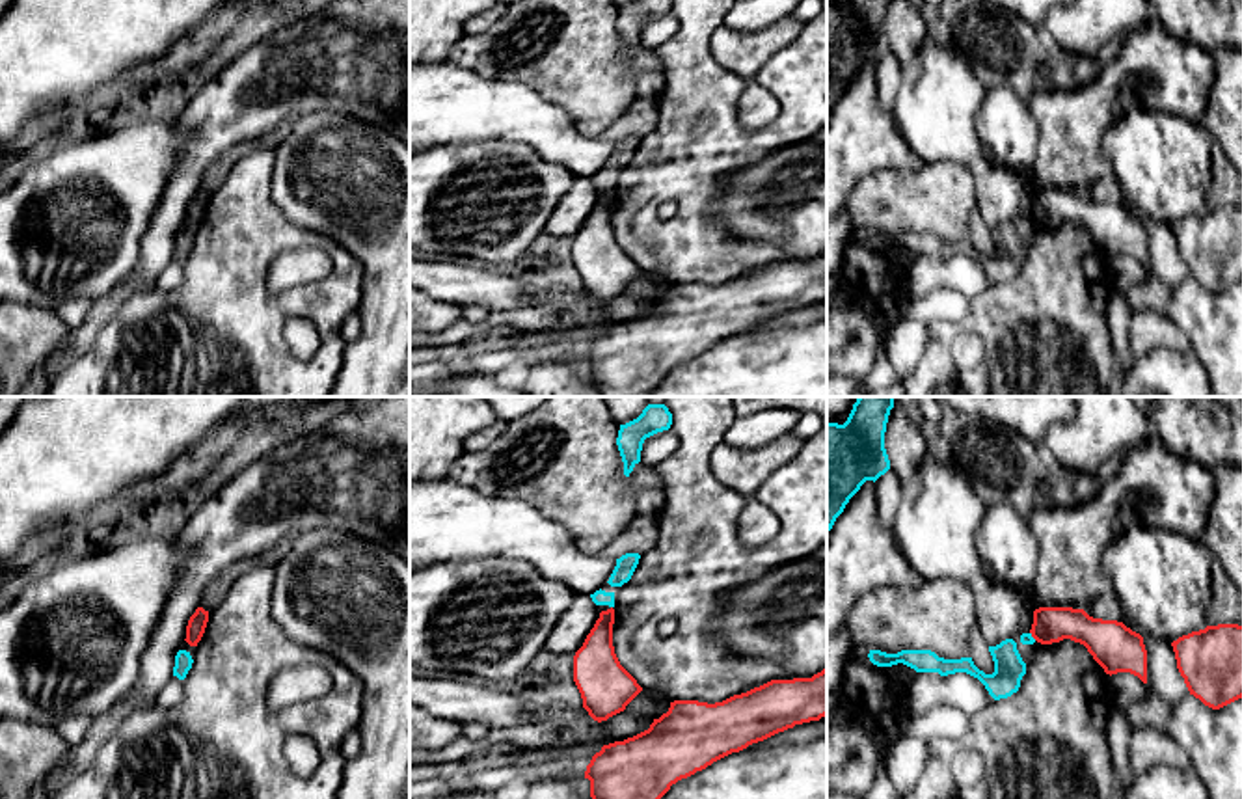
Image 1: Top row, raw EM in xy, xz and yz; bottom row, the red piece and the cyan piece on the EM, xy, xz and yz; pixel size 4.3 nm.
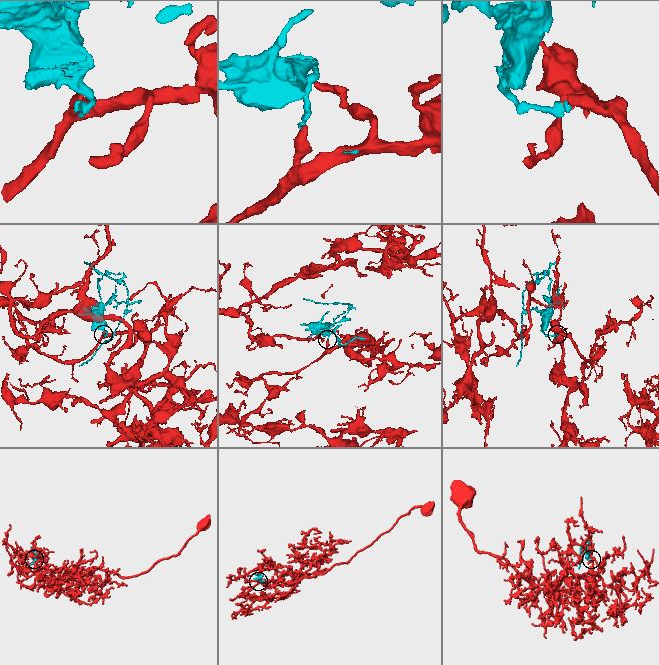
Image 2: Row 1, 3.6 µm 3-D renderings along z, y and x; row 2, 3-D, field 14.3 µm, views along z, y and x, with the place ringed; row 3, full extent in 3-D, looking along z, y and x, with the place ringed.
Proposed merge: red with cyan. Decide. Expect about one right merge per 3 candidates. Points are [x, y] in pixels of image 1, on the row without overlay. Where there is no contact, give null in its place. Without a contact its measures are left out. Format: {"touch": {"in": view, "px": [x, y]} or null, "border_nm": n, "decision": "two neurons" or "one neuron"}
{"touch": {"in": "yz", "px": [1032, 218]}, "border_nm": 50, "decision": "two neurons"}

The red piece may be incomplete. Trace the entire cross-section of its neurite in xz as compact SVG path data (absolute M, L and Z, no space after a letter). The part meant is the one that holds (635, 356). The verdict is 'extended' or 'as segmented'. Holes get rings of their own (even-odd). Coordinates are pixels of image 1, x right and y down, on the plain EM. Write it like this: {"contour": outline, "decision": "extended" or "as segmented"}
{"contour": "M827 251L812 261L771 263L722 285L674 283L667 296L654 302L648 313L603 328L587 348L590 380L601 397L650 393L682 361L706 352L713 345L763 324L795 307L827 298Z", "decision": "as segmented"}

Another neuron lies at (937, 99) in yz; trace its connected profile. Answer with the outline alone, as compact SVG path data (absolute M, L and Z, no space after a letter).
M925 37L901 71L892 119L925 164L957 162L974 175L978 210L989 229L1030 216L1033 188L983 156L976 114L985 88L965 58Z

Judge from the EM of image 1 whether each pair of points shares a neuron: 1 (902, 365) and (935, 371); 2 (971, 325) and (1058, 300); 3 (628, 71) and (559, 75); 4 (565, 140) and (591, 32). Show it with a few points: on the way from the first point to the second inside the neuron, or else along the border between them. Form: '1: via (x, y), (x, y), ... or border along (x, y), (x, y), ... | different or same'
1: border along (926, 325), (926, 349), (917, 365), (904, 377) | different
2: via (993, 317), (1036, 315) | same
3: via (611, 75), (576, 75) | same
4: border along (535, 92), (557, 105), (580, 133), (598, 136) | different

